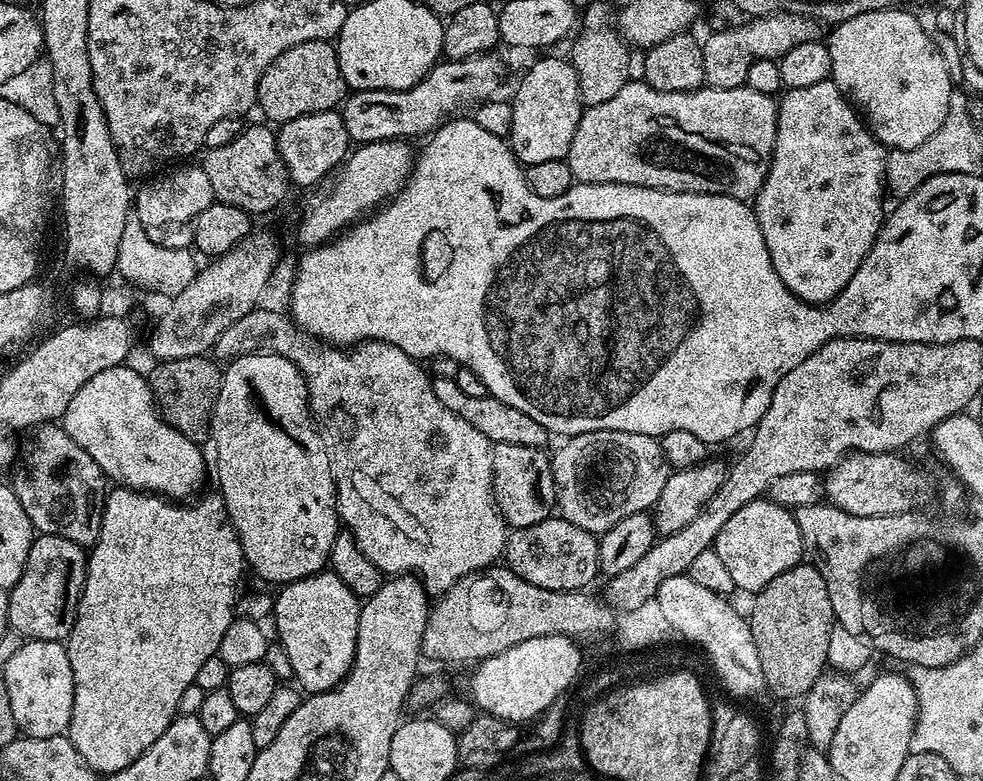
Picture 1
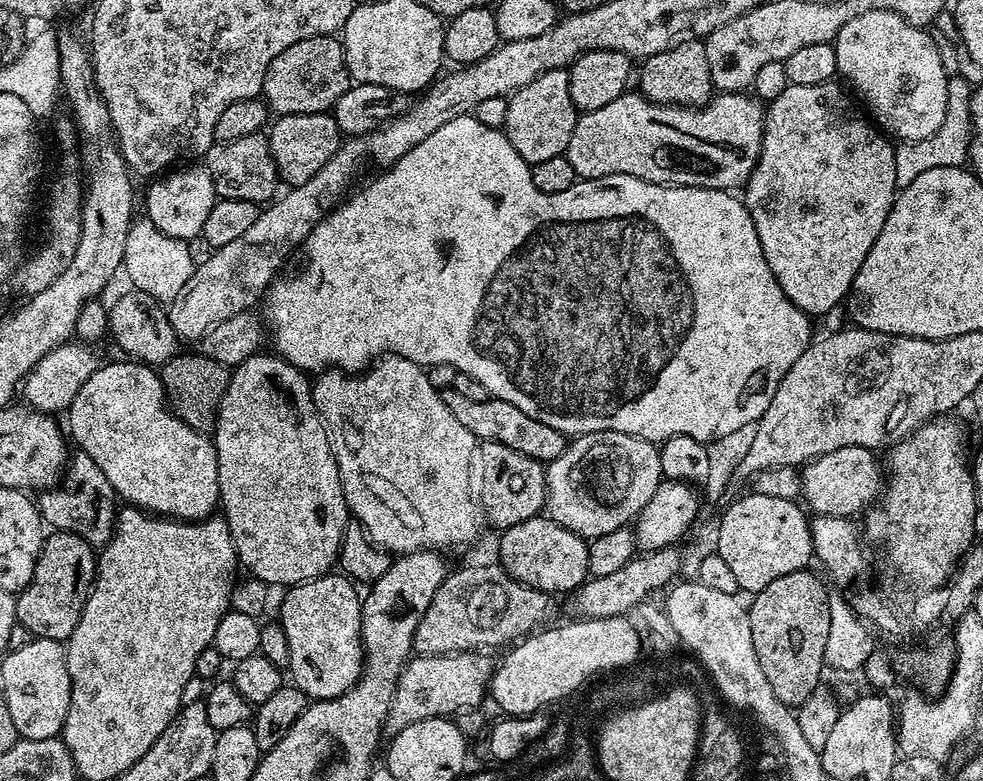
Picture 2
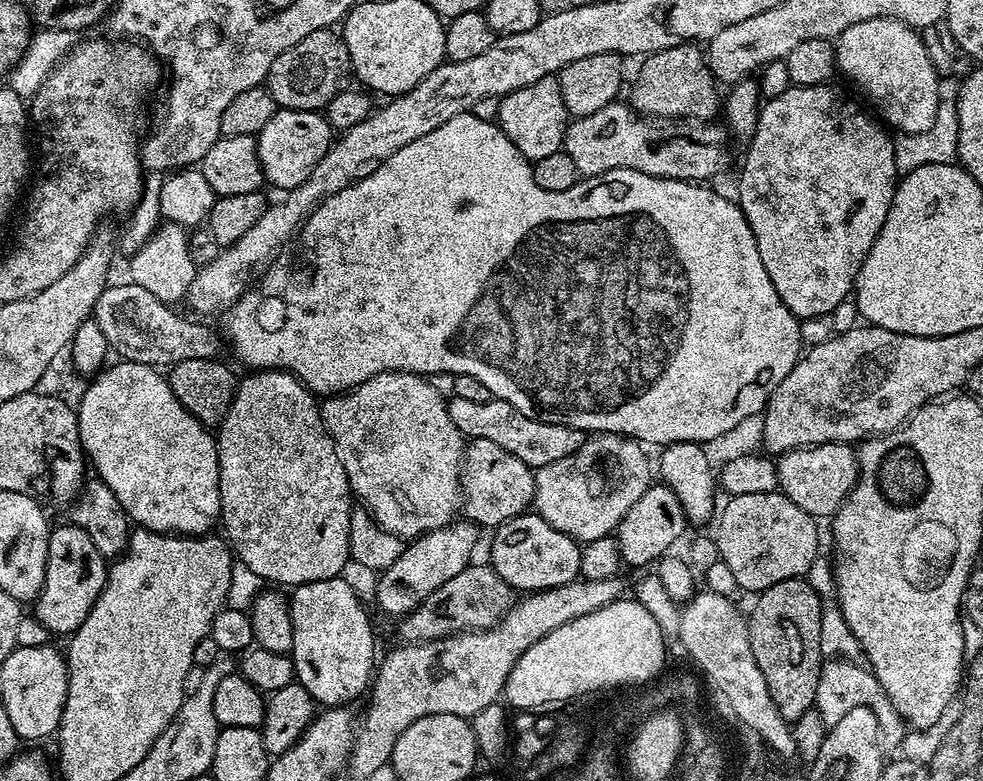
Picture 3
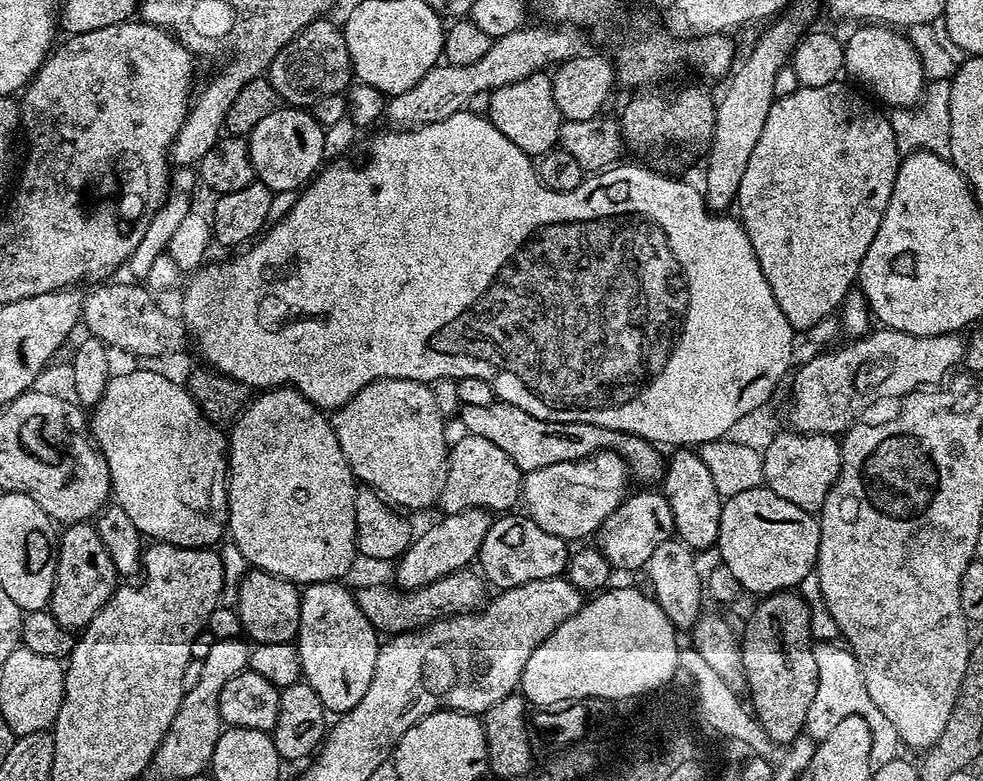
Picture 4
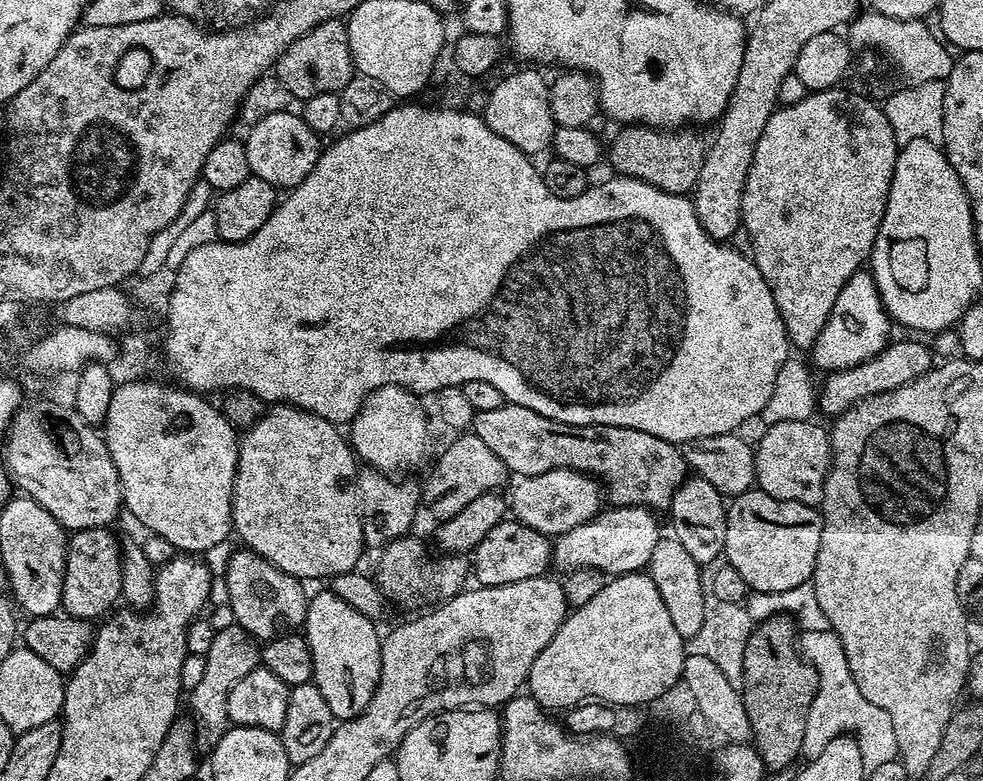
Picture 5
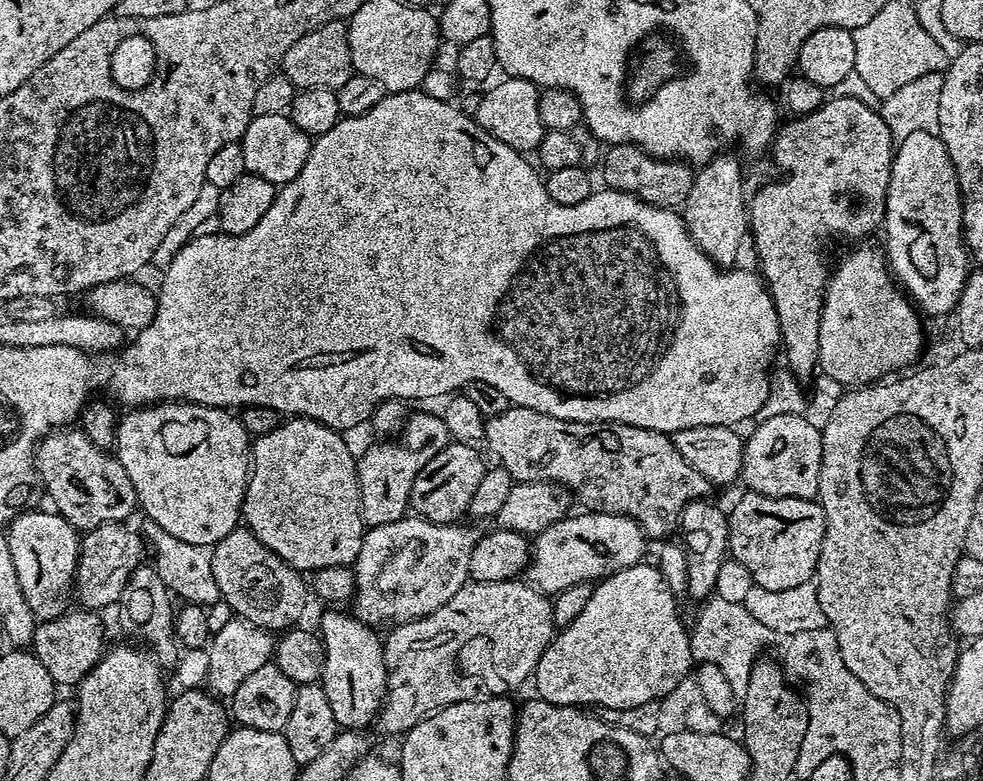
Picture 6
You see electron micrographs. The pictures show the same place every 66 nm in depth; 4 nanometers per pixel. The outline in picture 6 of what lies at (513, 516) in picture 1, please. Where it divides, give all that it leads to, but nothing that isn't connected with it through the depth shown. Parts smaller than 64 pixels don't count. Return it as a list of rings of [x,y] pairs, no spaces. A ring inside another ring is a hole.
[[[448,443],[414,478],[411,511],[435,524],[455,524],[467,513],[470,498],[478,490],[486,471],[486,463],[471,444]]]

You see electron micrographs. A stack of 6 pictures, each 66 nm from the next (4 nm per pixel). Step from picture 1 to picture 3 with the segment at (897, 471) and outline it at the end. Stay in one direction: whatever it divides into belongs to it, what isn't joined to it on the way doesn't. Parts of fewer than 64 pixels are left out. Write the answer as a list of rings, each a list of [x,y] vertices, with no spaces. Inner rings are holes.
[[[815,444],[812,448],[795,448],[776,460],[776,469],[779,491],[814,518],[835,516],[860,475],[856,448],[851,444]]]

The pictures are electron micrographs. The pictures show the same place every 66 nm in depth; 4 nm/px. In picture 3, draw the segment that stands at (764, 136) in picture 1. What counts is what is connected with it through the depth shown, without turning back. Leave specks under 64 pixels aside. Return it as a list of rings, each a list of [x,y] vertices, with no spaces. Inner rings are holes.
[[[613,102],[602,106],[594,114],[575,117],[569,123],[564,135],[562,151],[574,158],[574,166],[578,166],[581,177],[605,176],[610,170],[629,168],[651,176],[667,176],[669,180],[690,180],[693,182],[708,182],[711,176],[716,176],[724,168],[724,151],[728,148],[730,136],[716,122],[685,122],[675,118],[649,118],[643,114],[637,115],[627,103]]]

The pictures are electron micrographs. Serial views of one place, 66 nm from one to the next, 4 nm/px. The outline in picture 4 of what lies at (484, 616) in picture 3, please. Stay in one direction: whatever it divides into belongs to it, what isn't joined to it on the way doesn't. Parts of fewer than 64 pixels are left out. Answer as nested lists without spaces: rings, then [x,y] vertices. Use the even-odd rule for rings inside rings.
[[[461,570],[443,576],[442,579],[427,584],[425,588],[401,590],[395,586],[387,588],[384,584],[368,584],[365,588],[357,587],[354,595],[356,605],[362,610],[362,614],[366,614],[370,626],[374,626],[377,633],[399,634],[415,632],[417,628],[424,628],[435,620],[444,620],[458,612],[481,607],[489,599],[490,588],[479,571]]]

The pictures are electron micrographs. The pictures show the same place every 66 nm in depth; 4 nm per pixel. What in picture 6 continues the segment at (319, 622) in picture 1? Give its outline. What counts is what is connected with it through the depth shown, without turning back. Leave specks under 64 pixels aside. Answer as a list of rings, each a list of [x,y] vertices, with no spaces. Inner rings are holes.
[[[328,610],[320,620],[319,635],[324,642],[324,674],[322,683],[330,707],[334,710],[337,725],[344,730],[364,730],[367,724],[377,719],[384,703],[384,693],[388,691],[388,671],[384,661],[384,645],[377,629],[357,620],[355,615],[344,610]]]

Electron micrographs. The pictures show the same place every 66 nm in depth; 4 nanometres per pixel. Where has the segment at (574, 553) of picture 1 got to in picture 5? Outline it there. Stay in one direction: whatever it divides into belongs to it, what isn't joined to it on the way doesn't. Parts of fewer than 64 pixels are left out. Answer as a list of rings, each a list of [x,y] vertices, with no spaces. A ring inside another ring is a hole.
[[[505,518],[486,533],[486,538],[470,553],[470,572],[477,585],[506,586],[506,582],[522,582],[525,578],[538,578],[549,571],[553,563],[553,541],[538,530],[526,526],[521,520]]]

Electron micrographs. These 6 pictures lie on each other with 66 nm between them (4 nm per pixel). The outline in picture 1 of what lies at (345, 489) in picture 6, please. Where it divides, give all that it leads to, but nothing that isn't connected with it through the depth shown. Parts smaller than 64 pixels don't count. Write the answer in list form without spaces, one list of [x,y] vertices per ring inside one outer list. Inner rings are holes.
[[[255,352],[227,361],[212,411],[210,437],[210,448],[216,451],[218,491],[240,539],[245,565],[275,586],[325,571],[334,538],[342,528],[336,507],[336,480],[332,477],[334,460],[315,423],[304,375],[294,362],[273,352]]]

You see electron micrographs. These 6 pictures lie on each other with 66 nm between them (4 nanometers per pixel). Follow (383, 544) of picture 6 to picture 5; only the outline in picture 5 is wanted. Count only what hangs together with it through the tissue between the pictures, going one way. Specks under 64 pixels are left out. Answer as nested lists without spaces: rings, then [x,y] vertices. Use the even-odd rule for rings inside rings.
[[[409,534],[390,542],[379,553],[380,576],[378,585],[389,601],[396,604],[405,604],[412,608],[423,600],[432,599],[432,602],[443,602],[465,591],[470,580],[470,560],[464,554],[439,554],[431,560],[424,549],[422,541],[416,534]]]

